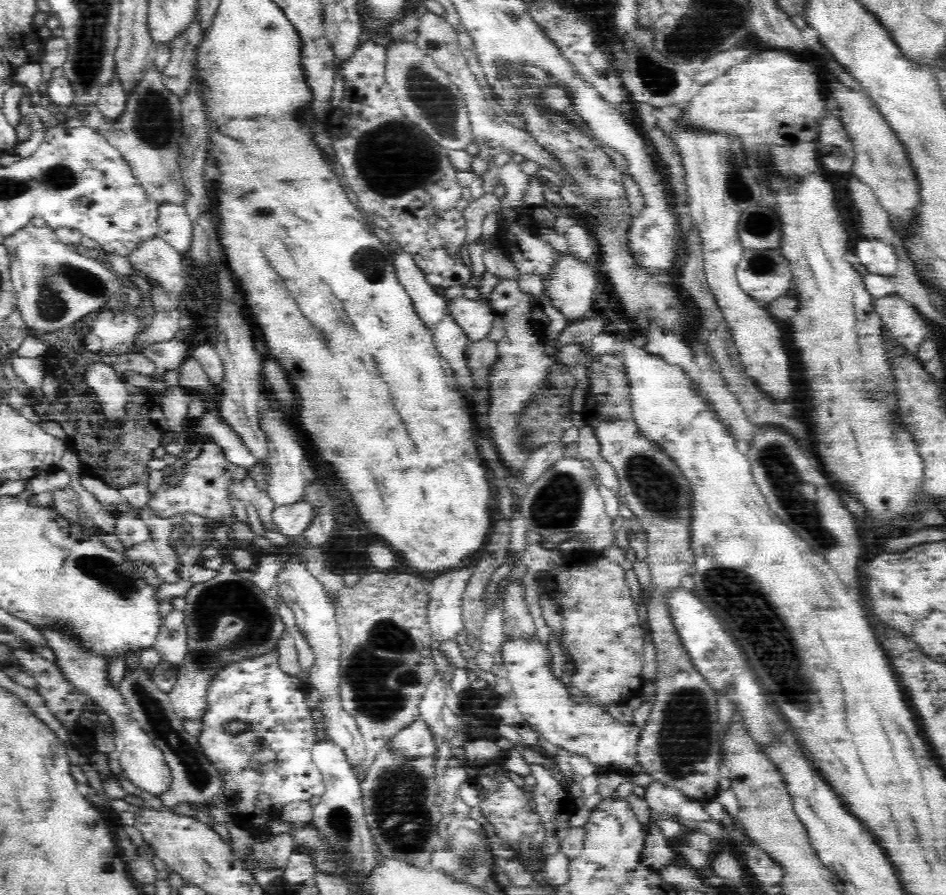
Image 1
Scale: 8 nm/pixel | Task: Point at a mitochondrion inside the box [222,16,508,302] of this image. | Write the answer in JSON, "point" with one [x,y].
{"point":[392,139]}

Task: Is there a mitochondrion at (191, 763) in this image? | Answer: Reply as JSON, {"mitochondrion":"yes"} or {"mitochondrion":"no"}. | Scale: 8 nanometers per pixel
{"mitochondrion":"yes"}

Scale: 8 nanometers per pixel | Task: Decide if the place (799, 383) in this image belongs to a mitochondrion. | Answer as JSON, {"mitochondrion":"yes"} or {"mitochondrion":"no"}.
{"mitochondrion":"no"}

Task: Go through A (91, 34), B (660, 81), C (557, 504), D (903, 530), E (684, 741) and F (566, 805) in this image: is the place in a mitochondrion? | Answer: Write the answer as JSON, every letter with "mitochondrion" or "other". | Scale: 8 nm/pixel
{"A":"mitochondrion","B":"mitochondrion","C":"mitochondrion","D":"other","E":"mitochondrion","F":"other"}

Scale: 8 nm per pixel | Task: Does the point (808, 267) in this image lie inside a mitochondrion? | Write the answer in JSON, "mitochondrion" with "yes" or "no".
{"mitochondrion":"no"}

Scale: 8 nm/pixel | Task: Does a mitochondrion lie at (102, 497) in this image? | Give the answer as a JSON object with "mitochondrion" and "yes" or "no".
{"mitochondrion":"no"}

